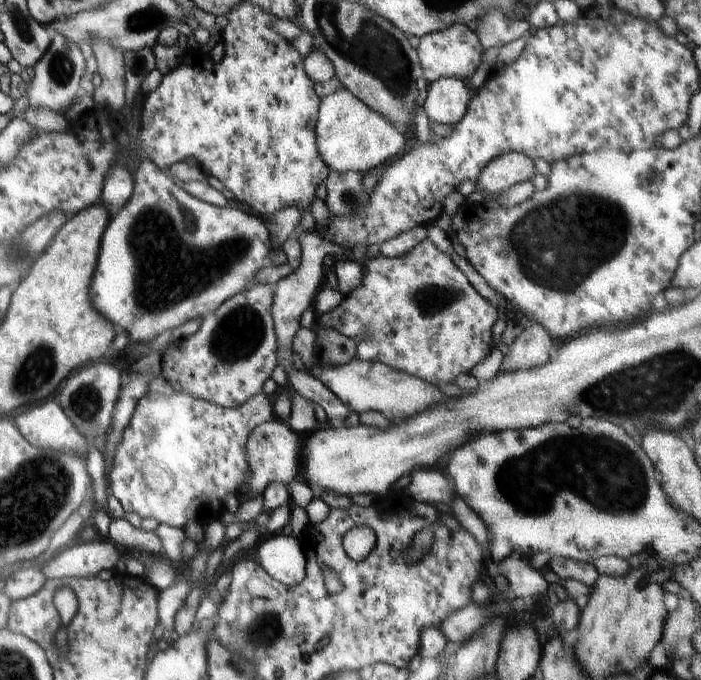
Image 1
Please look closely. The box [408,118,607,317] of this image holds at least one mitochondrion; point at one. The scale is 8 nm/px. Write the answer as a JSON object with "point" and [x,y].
{"point":[440,294]}

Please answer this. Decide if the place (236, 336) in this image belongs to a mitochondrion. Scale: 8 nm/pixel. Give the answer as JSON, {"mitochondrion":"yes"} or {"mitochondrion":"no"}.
{"mitochondrion":"yes"}

